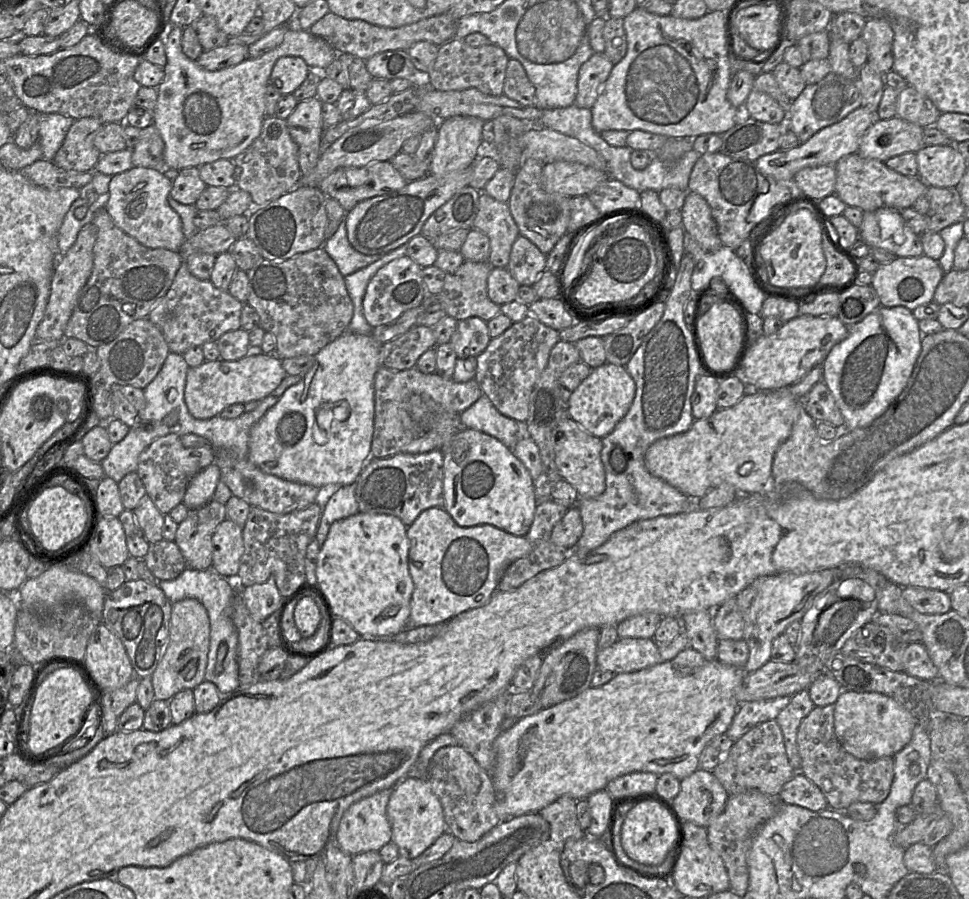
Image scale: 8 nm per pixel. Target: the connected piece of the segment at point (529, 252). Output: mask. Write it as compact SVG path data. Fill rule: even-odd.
M519 235L512 245L507 270L523 286L532 286L546 270L547 255L526 237Z

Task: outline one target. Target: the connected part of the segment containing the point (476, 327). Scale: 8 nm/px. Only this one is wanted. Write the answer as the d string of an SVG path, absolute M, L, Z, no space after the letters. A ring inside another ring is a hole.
M471 317L458 322L450 339L450 345L459 359L477 357L492 340L487 322Z

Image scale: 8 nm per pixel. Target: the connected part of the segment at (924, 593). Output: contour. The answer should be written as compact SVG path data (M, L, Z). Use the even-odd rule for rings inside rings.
M903 587L902 596L922 614L944 614L951 610L948 592L923 587Z

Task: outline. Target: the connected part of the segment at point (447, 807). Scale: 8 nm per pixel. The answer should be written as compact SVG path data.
M459 745L445 746L437 750L428 765L427 780L442 804L446 830L456 839L475 842L500 823L495 811L496 793L491 775L463 747Z

